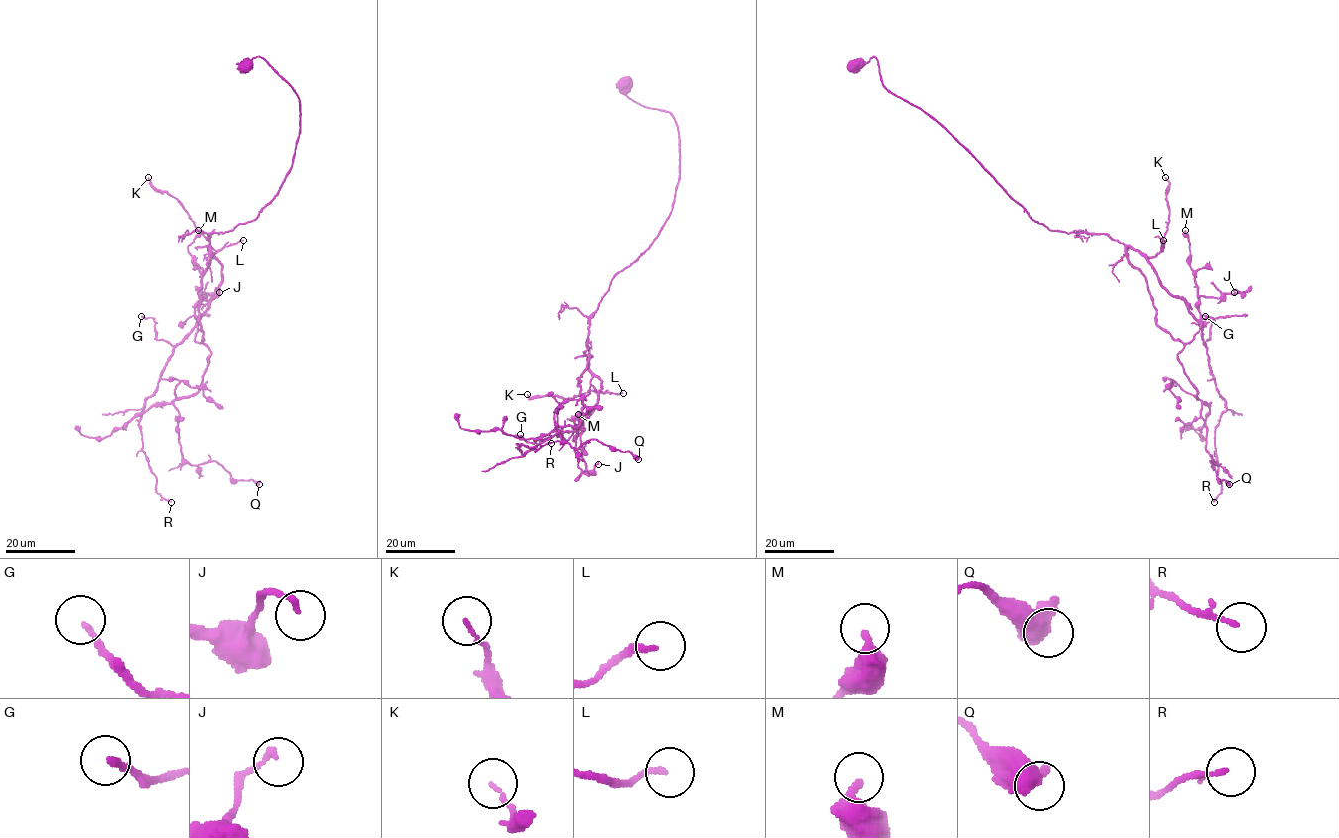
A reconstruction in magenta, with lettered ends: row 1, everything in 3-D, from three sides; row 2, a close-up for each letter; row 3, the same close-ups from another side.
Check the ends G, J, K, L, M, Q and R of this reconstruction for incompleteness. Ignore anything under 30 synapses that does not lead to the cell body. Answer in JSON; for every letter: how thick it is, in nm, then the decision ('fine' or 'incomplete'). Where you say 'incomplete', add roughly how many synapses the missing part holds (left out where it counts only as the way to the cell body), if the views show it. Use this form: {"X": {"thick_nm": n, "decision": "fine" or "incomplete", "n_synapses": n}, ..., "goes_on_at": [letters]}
{"G": {"thick_nm": 180, "decision": "fine"}, "J": {"thick_nm": 160, "decision": "fine"}, "K": {"thick_nm": 110, "decision": "fine"}, "L": {"thick_nm": 160, "decision": "fine"}, "M": {"thick_nm": 360, "decision": "fine"}, "Q": {"thick_nm": 700, "decision": "fine"}, "R": {"thick_nm": 90, "decision": "fine"}, "goes_on_at": []}

